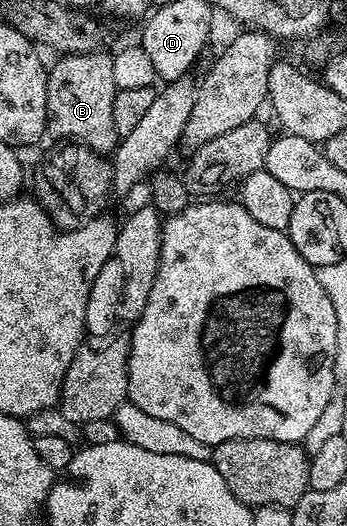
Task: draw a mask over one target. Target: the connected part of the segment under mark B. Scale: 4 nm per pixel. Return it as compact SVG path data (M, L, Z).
M103 50L91 51L85 55L60 55L57 63L47 68L46 109L48 121L46 131L60 141L71 141L98 152L101 157L108 157L116 150L121 135L114 129L114 97L118 90L118 67L111 54L104 55Z

